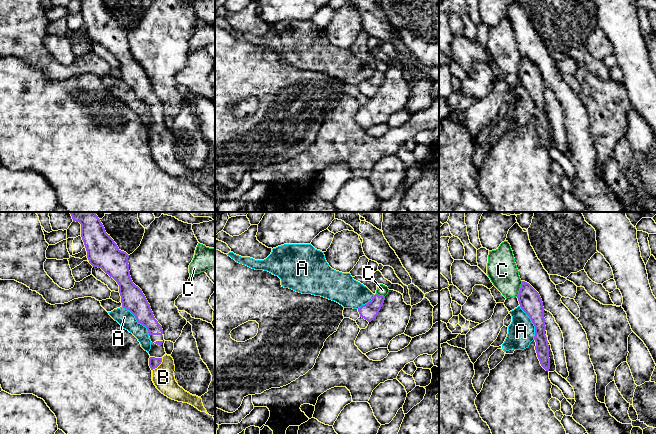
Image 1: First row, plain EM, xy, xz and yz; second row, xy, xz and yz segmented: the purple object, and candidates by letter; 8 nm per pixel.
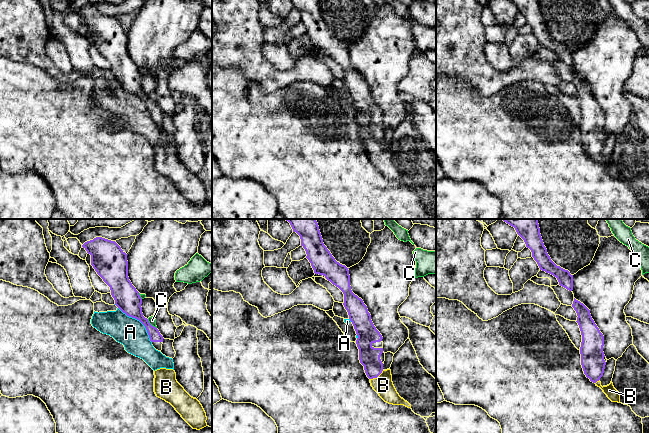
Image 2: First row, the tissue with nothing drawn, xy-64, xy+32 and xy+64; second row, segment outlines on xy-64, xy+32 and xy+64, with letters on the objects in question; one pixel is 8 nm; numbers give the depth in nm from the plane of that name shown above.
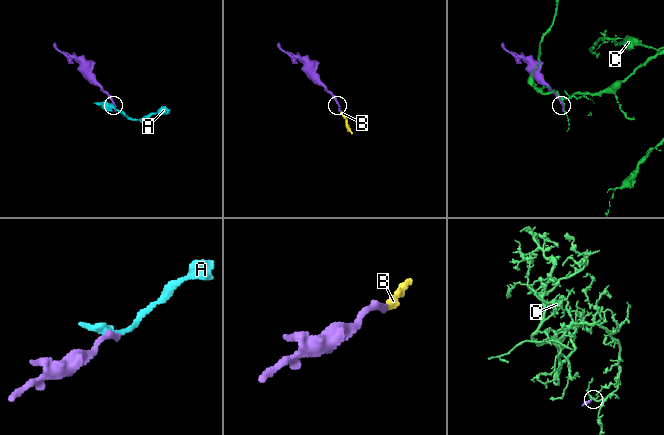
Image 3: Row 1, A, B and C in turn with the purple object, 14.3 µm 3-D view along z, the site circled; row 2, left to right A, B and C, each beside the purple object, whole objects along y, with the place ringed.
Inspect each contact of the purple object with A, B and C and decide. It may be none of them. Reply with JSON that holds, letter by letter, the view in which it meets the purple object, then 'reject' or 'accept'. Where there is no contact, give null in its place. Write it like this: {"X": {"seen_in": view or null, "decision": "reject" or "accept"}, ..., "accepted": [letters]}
{"A": {"seen_in": "xy", "decision": "reject"}, "B": {"seen_in": "xy", "decision": "accept"}, "C": {"seen_in": "yz", "decision": "reject"}, "accepted": ["B"]}

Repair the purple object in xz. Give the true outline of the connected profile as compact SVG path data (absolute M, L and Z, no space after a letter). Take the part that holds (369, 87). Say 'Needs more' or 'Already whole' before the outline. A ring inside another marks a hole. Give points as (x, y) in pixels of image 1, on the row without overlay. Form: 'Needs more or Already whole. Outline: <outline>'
Already whole. Outline: M375 70L370 78L358 84L360 93L364 94L368 98L371 98L372 96L374 96L378 91L384 79L384 76L385 76L384 72Z

